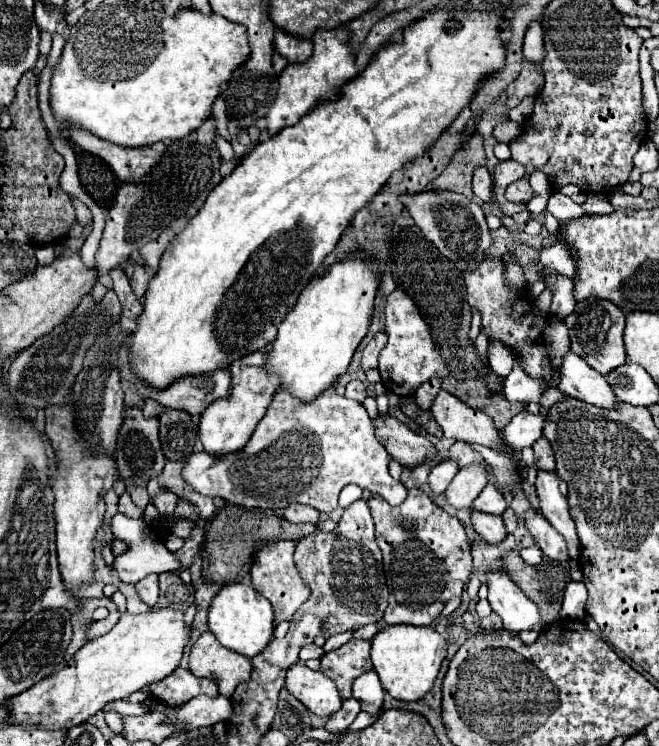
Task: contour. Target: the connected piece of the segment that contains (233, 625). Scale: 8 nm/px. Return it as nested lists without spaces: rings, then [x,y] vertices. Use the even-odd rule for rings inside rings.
[[[242,583],[224,585],[208,607],[208,627],[224,647],[240,655],[254,657],[262,653],[268,641],[272,639],[272,633],[274,633],[272,605],[266,597],[262,597],[250,585],[242,585]]]

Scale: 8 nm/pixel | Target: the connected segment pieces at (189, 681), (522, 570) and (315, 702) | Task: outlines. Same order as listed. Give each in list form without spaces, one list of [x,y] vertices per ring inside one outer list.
[[[178,667],[172,675],[156,685],[150,685],[150,693],[158,697],[166,707],[182,707],[198,695],[218,695],[218,687],[210,679],[194,677],[190,671]]]
[[[516,551],[504,555],[504,571],[512,581],[524,591],[524,595],[538,605],[540,615],[546,623],[552,623],[560,617],[564,589],[570,583],[568,563],[554,563],[544,559],[536,567],[526,565]]]
[[[296,663],[286,675],[286,689],[312,713],[330,717],[342,705],[338,689],[332,679],[322,671],[312,671],[310,667]]]

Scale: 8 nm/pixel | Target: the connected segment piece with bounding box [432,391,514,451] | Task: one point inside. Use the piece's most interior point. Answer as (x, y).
(459, 421)

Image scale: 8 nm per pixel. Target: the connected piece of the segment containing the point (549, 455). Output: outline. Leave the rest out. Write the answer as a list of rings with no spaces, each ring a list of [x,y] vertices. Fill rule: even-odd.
[[[540,437],[534,445],[534,457],[538,461],[538,469],[544,469],[544,471],[554,471],[556,469],[556,463],[554,463],[554,453],[552,453],[552,447],[550,443],[546,441],[546,437]]]

